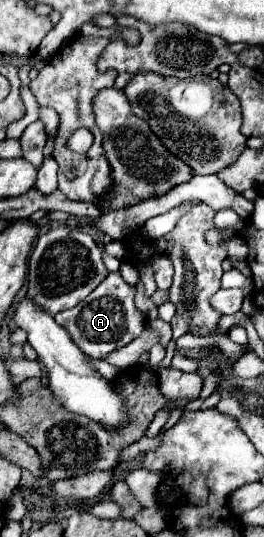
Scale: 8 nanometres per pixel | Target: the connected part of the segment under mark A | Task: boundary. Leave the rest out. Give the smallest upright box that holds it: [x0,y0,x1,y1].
[54,272,146,360]

